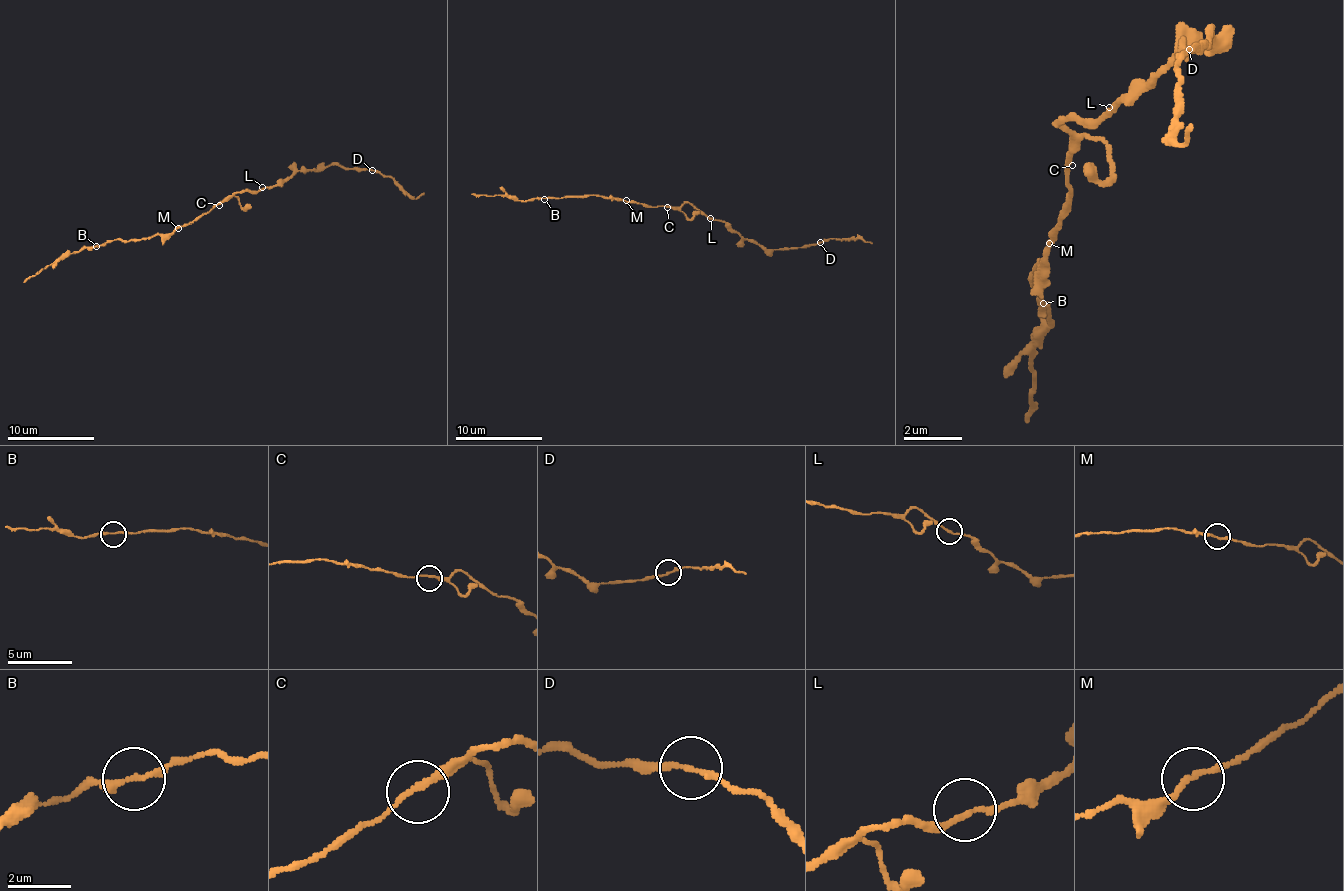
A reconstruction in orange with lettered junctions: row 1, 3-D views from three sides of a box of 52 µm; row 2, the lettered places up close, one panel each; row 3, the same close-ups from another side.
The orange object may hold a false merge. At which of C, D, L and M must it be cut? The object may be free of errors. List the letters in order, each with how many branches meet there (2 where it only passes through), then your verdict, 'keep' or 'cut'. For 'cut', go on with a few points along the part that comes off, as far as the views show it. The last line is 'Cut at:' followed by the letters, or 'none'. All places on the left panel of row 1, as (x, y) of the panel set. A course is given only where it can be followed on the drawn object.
C: branches 2; keep
D: branches 2; keep
L: branches 2; keep
M: branches 2; keep
Cut at: none

